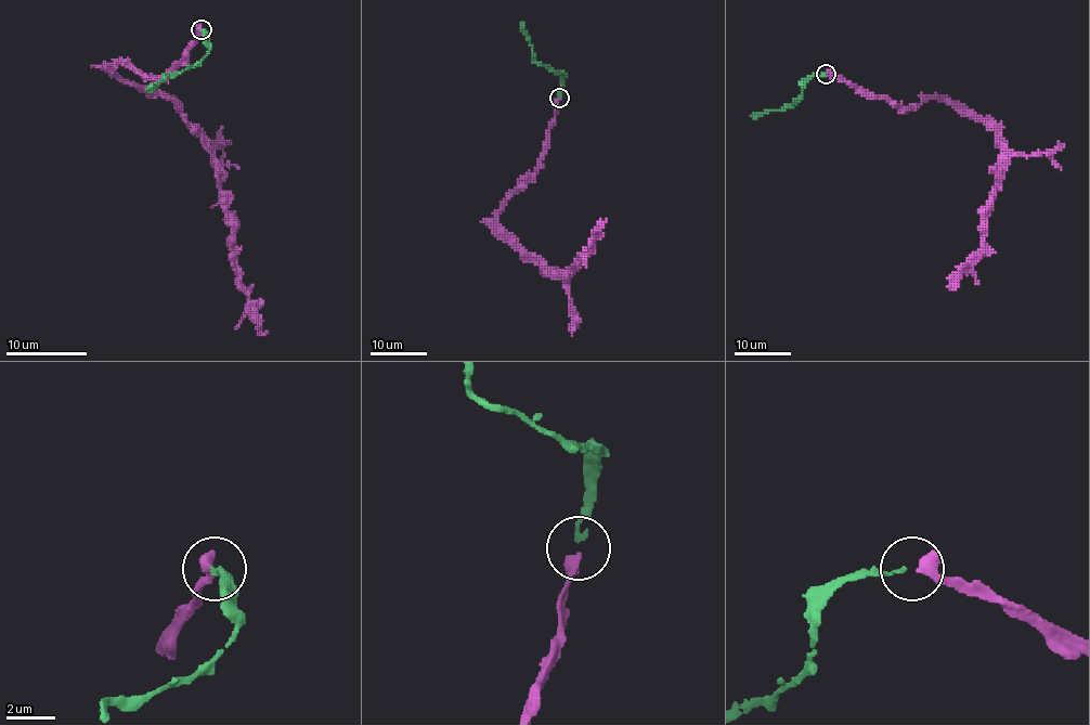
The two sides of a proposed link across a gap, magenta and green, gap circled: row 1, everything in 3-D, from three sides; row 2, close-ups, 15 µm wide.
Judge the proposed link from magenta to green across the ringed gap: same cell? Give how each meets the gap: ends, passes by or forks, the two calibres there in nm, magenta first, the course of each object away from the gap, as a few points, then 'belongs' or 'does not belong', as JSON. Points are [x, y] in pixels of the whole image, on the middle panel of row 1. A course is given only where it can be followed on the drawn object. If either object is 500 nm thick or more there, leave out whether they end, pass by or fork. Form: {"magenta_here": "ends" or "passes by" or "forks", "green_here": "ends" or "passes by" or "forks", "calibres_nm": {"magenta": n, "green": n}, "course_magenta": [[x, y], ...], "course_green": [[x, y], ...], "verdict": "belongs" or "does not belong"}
{"calibres_nm": {"magenta": 500, "green": 190}, "course_magenta": [[558, 99], [543, 158], [506, 203], [497, 221], [558, 276], [593, 247], [598, 222], [606, 220]], "course_green": [[558, 95], [565, 75], [533, 59], [529, 36], [520, 23]], "verdict": "belongs"}

